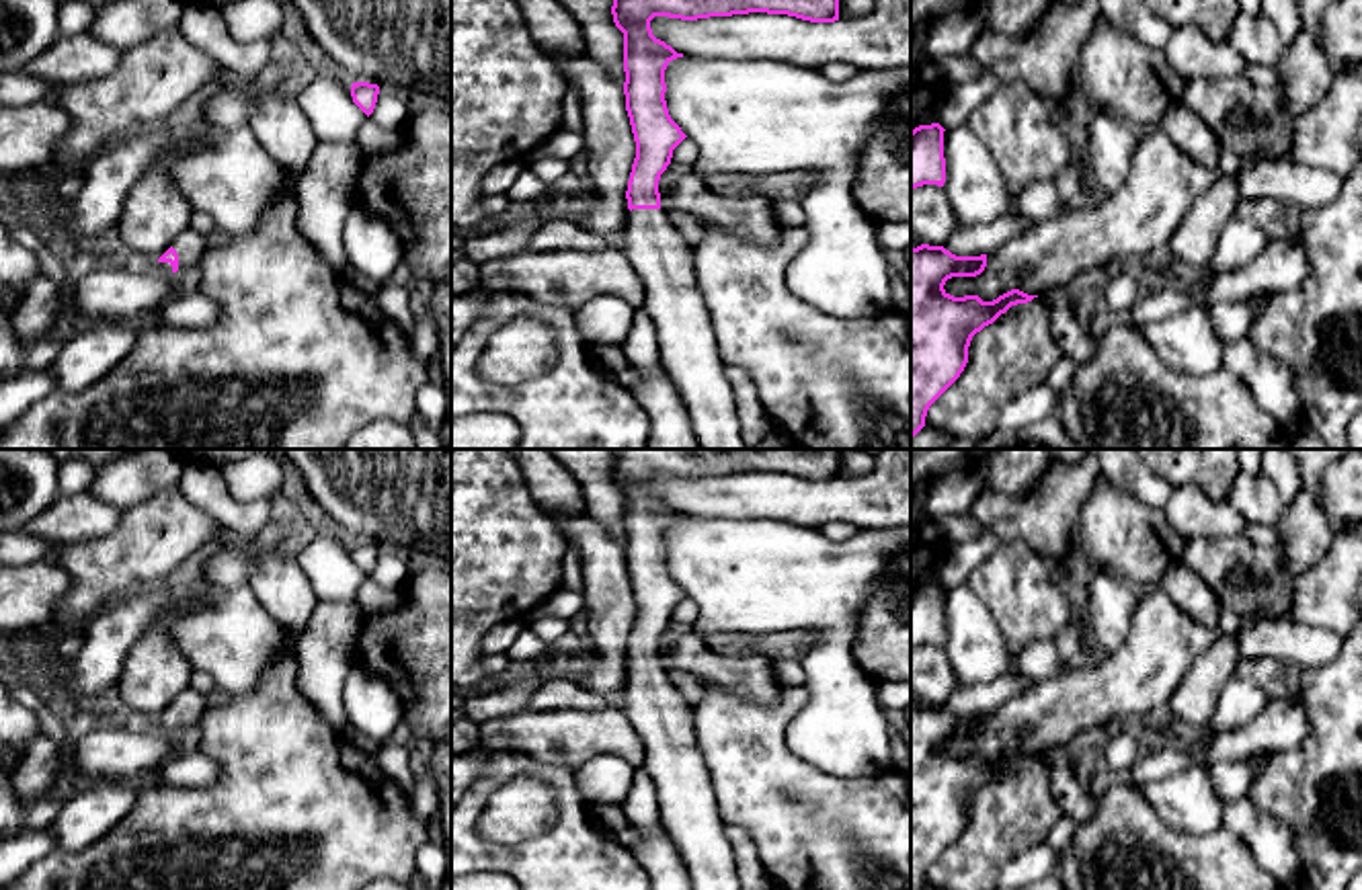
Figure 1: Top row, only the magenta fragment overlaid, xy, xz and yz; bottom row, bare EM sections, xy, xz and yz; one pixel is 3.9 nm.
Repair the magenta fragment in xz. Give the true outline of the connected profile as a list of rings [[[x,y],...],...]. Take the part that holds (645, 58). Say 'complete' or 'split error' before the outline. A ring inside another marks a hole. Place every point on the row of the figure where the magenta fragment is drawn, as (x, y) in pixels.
split error; [[[613,0],[611,6],[613,23],[624,33],[624,94],[636,141],[626,191],[630,213],[619,248],[644,285],[642,308],[654,322],[663,369],[685,402],[702,449],[749,447],[740,439],[736,400],[697,289],[693,248],[667,224],[660,209],[660,174],[671,164],[673,150],[687,137],[665,100],[665,70],[683,53],[656,39],[650,21],[749,12],[835,23],[839,0]]]

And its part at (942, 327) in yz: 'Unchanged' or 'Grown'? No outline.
Unchanged

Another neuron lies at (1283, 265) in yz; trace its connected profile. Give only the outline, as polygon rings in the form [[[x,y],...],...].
[[[1268,240],[1255,260],[1218,275],[1204,287],[1188,289],[1167,281],[1153,293],[1140,295],[1132,306],[1128,322],[1143,328],[1196,306],[1210,308],[1216,301],[1241,301],[1253,295],[1290,291],[1303,285],[1309,275],[1311,265],[1298,240]]]

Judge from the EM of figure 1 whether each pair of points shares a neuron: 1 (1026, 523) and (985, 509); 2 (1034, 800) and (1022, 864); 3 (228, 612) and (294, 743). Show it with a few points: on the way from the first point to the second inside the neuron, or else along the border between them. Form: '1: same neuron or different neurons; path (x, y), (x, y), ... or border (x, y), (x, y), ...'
1: same neuron; path (1016, 519), (995, 511)
2: different neurons; border (1045, 839), (1028, 845), (1002, 868)
3: different neurons; border (288, 632), (288, 651), (247, 694), (230, 696)

